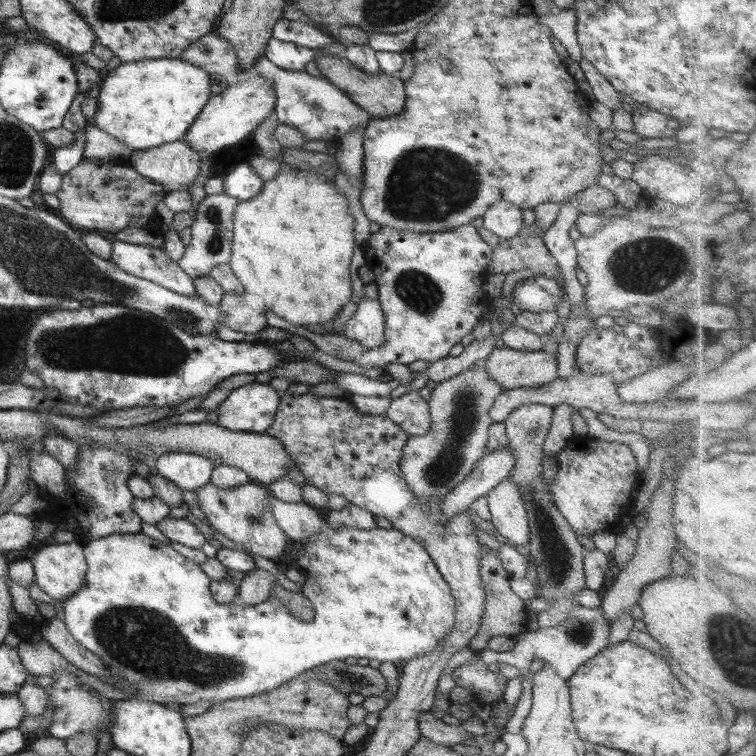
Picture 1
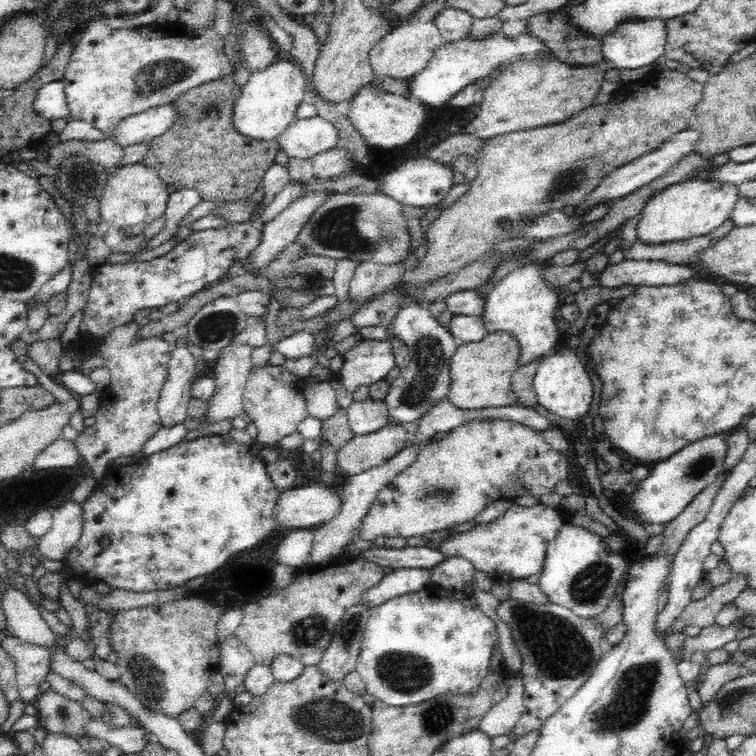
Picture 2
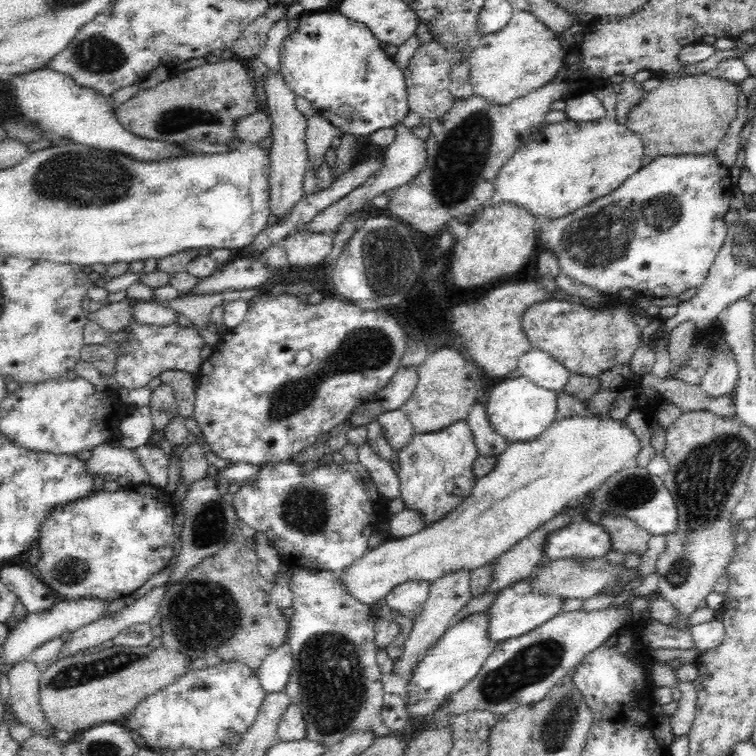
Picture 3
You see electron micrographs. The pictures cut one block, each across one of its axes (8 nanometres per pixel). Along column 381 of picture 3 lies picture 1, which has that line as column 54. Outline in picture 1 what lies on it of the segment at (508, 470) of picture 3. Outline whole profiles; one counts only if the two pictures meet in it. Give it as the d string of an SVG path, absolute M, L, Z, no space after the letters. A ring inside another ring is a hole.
M71 541L49 544L34 554L31 563L36 574L35 582L53 599L53 603L70 598L85 584L88 565L81 543Z

